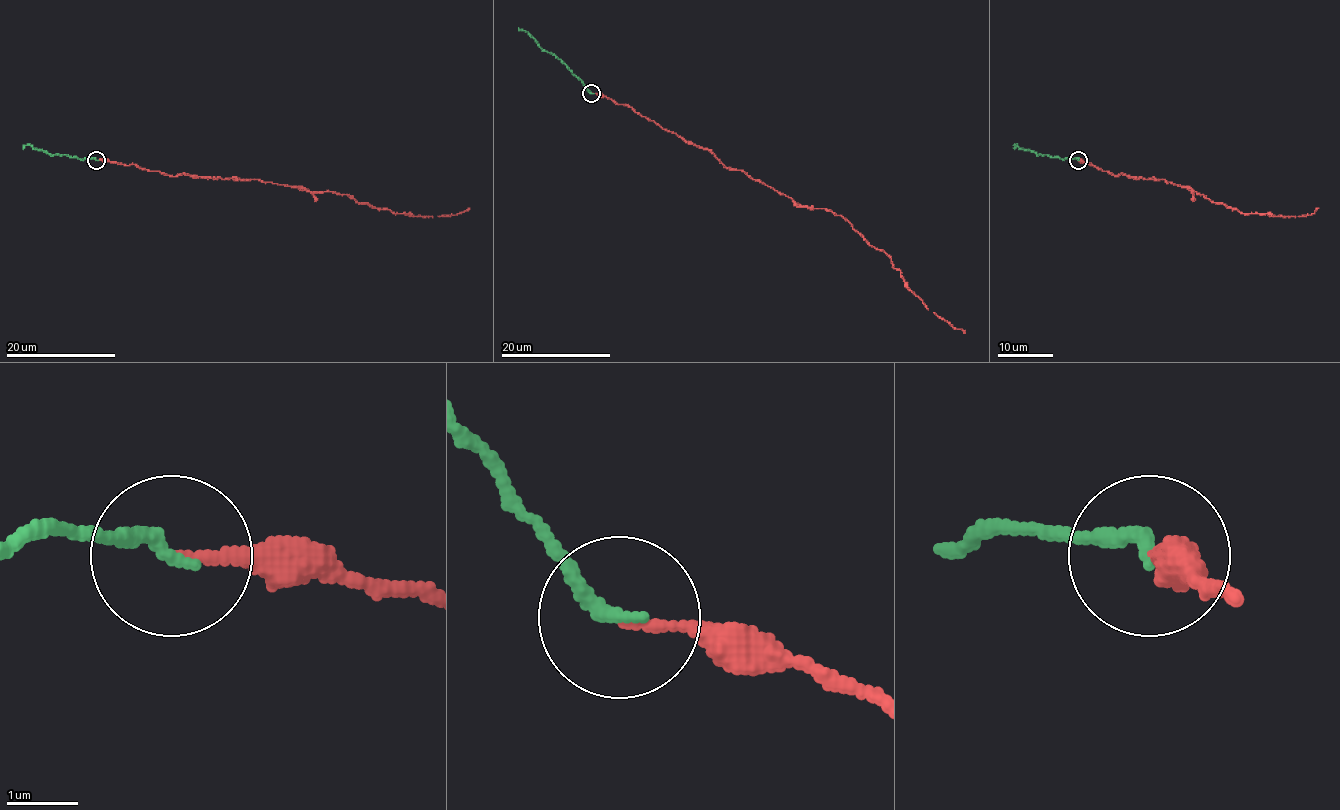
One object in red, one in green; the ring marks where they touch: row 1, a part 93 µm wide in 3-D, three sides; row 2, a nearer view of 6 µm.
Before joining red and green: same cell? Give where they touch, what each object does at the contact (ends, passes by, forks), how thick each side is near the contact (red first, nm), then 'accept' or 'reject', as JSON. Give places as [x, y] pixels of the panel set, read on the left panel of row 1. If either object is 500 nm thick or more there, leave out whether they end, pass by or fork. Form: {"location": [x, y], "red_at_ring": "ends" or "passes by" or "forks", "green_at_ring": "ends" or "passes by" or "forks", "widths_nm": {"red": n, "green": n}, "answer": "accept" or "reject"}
{"location": [96, 160], "red_at_ring": "ends", "green_at_ring": "ends", "widths_nm": {"red": 130, "green": 220}, "answer": "accept"}

